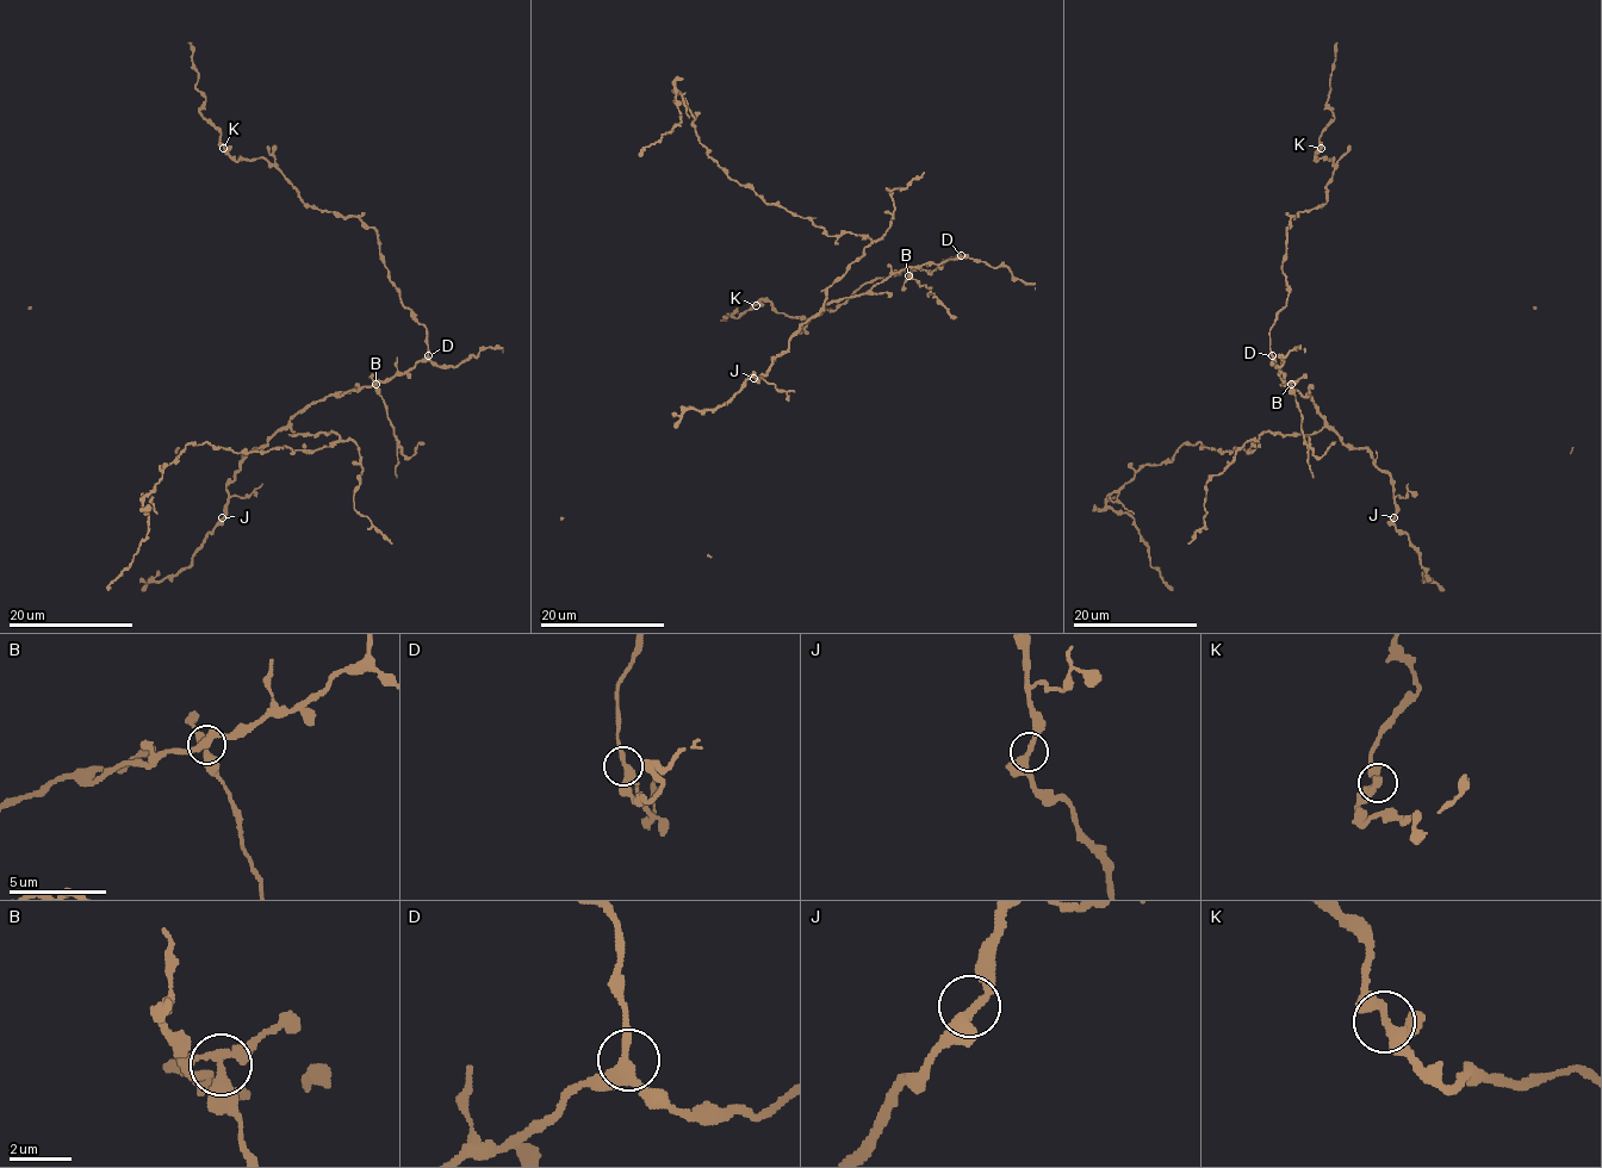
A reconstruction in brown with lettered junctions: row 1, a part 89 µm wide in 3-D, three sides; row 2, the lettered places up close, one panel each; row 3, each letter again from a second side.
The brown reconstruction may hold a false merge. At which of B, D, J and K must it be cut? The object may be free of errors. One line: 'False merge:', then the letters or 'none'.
False merge: B

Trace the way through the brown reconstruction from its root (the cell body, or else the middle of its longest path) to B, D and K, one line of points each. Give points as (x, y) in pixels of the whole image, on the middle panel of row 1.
B: (868, 291), (904, 269), (910, 272), (908, 275)
D: (868, 291), (911, 266), (944, 263), (961, 255)
K: (868, 291), (904, 269), (960, 254), (931, 272), (917, 266), (865, 281), (837, 310), (809, 318), (756, 305)

